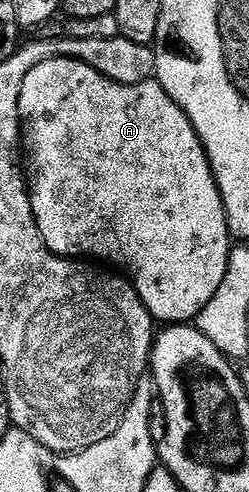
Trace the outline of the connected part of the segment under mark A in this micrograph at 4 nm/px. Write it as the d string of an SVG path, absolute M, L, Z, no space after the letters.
M56 57L39 63L23 79L23 87L19 95L19 115L21 116L23 157L27 162L29 196L33 199L35 223L39 227L39 235L43 235L43 243L47 243L49 250L52 253L58 253L60 257L92 259L94 262L104 263L120 271L132 281L139 299L147 307L154 322L192 322L199 315L199 311L203 311L203 307L211 303L211 295L219 291L219 283L223 283L223 275L227 275L231 238L227 227L225 204L221 198L213 168L207 159L203 143L191 119L187 119L183 107L179 107L179 103L175 103L171 95L163 91L163 87L156 79L124 85L107 79L99 71L87 67L87 63L72 61L70 57Z

